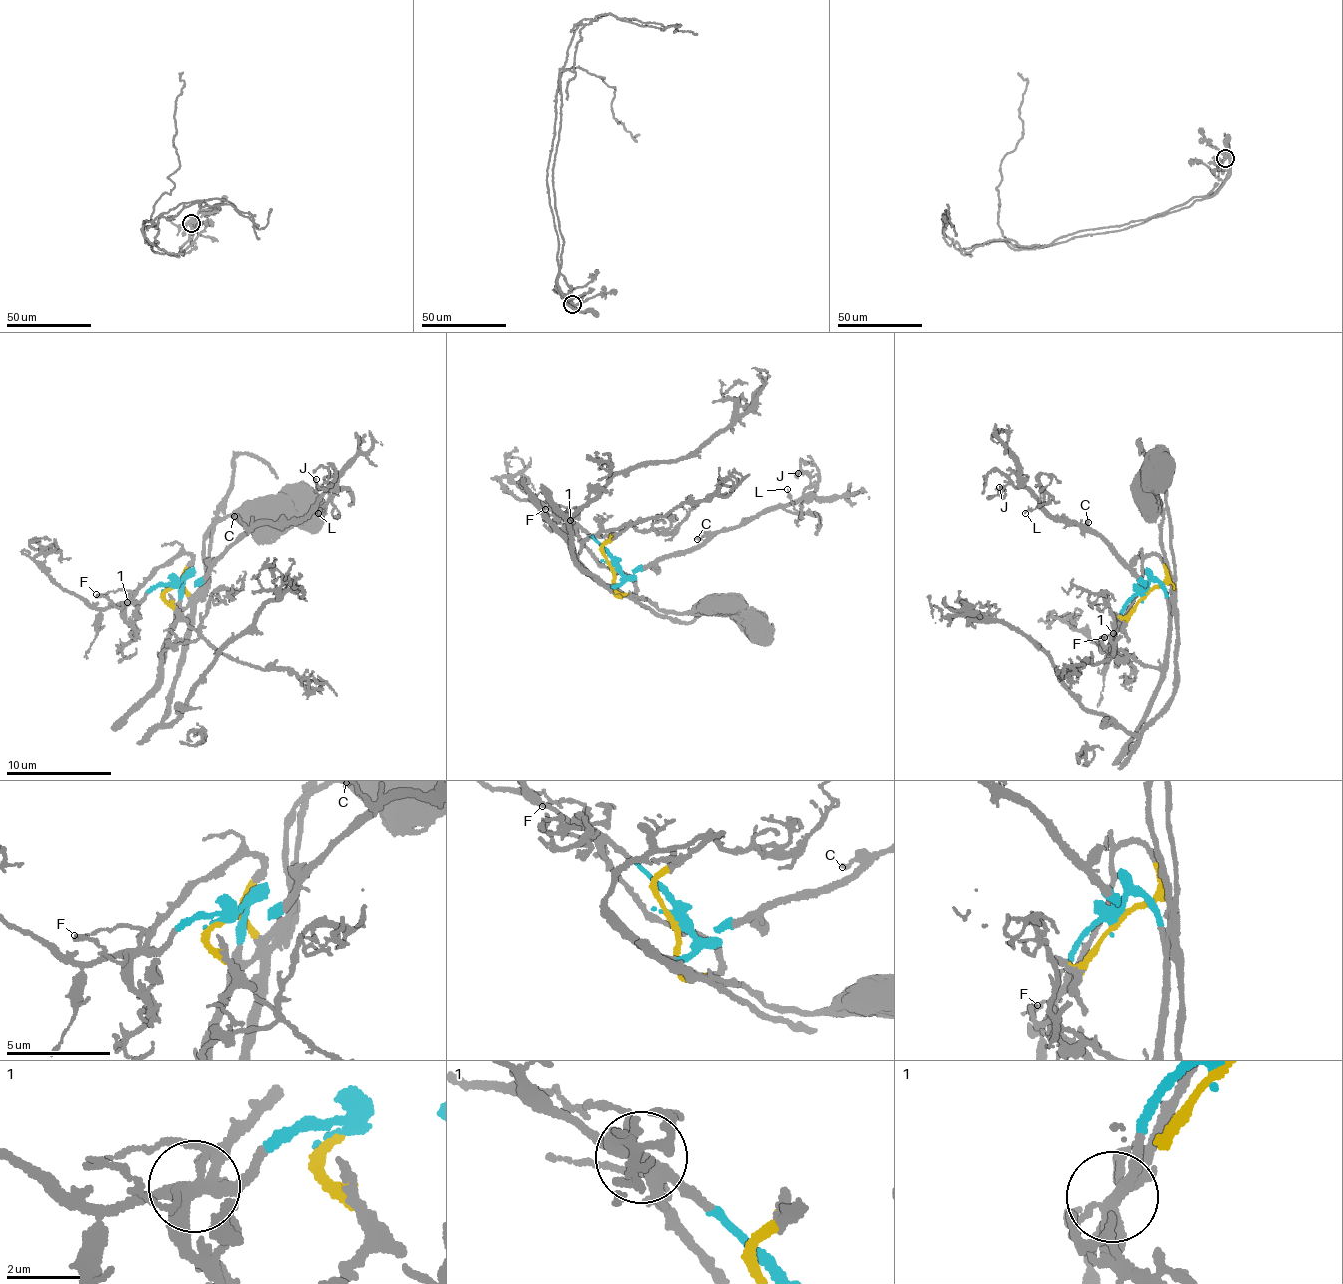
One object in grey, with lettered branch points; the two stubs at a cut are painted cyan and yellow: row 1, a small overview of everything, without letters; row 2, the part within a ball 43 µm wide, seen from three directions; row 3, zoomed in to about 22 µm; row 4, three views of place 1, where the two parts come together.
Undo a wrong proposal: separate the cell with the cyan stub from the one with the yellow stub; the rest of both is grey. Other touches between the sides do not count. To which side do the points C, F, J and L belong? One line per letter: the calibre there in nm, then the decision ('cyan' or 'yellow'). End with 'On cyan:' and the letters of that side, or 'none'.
C: calibre 180 nm; cyan
F: calibre 120 nm; yellow
J: calibre 140 nm; cyan
L: calibre 180 nm; cyan
On cyan: C, J, L

